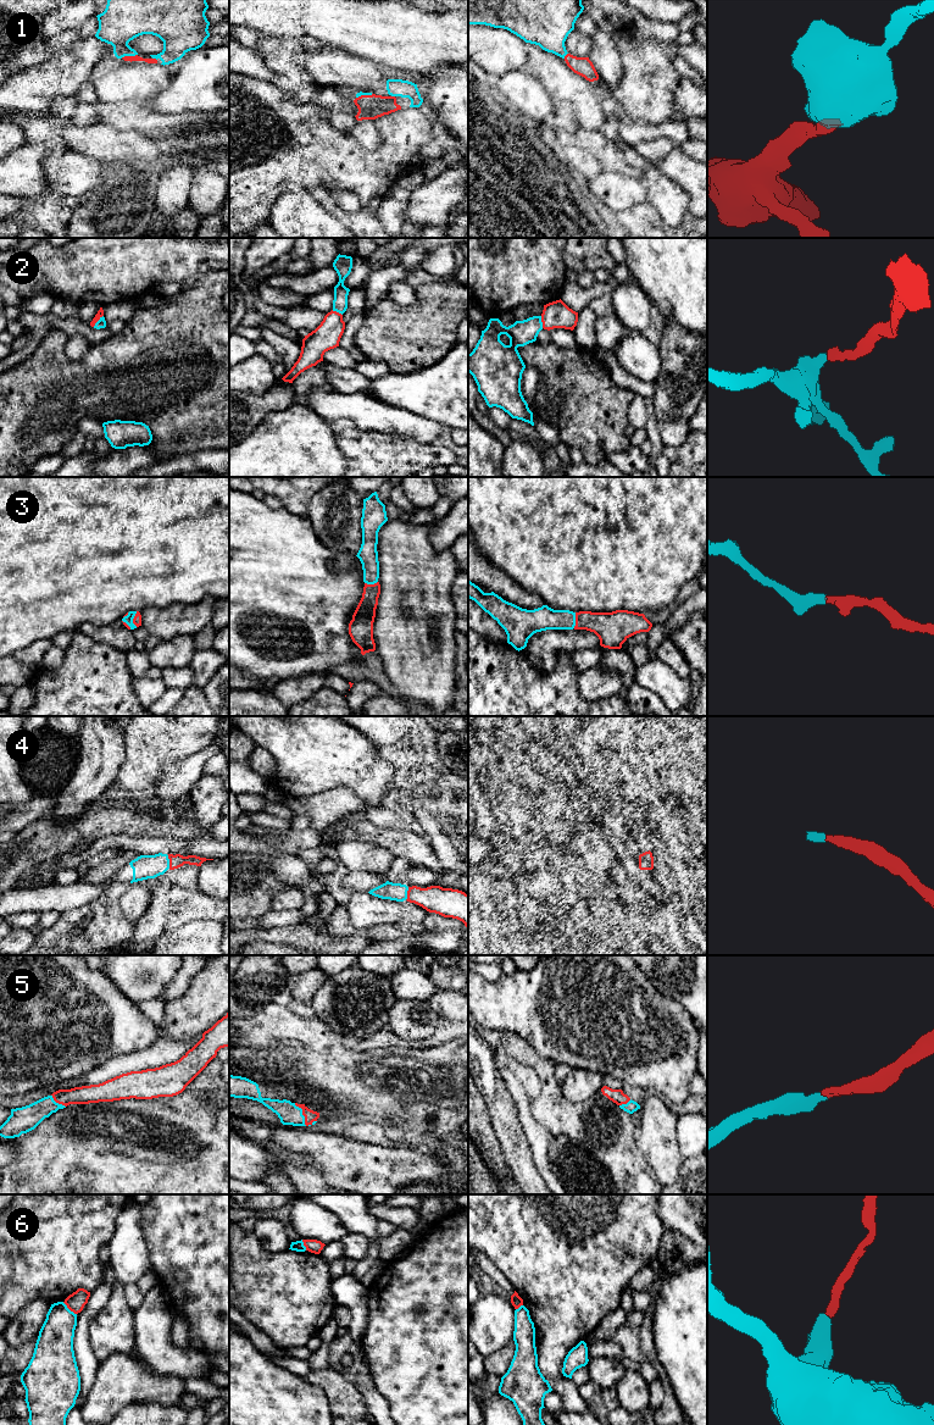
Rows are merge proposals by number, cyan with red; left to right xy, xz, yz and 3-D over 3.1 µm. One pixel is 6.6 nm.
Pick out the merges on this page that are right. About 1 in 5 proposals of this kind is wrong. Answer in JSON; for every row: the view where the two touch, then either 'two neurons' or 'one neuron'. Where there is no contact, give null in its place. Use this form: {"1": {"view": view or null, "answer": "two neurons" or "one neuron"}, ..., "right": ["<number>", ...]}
{"1": {"view": "xy", "answer": "one neuron"}, "2": {"view": "xy", "answer": "one neuron"}, "3": {"view": "xy", "answer": "one neuron"}, "4": {"view": "xy", "answer": "one neuron"}, "5": {"view": "xz", "answer": "one neuron"}, "6": {"view": "xy", "answer": "two neurons"}, "right": ["1", "2", "3", "4", "5"]}

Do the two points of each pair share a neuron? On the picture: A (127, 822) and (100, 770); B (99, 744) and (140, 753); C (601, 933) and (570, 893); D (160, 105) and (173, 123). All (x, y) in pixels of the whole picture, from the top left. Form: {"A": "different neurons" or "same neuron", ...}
{"A": "different neurons", "B": "different neurons", "C": "different neurons", "D": "different neurons"}

